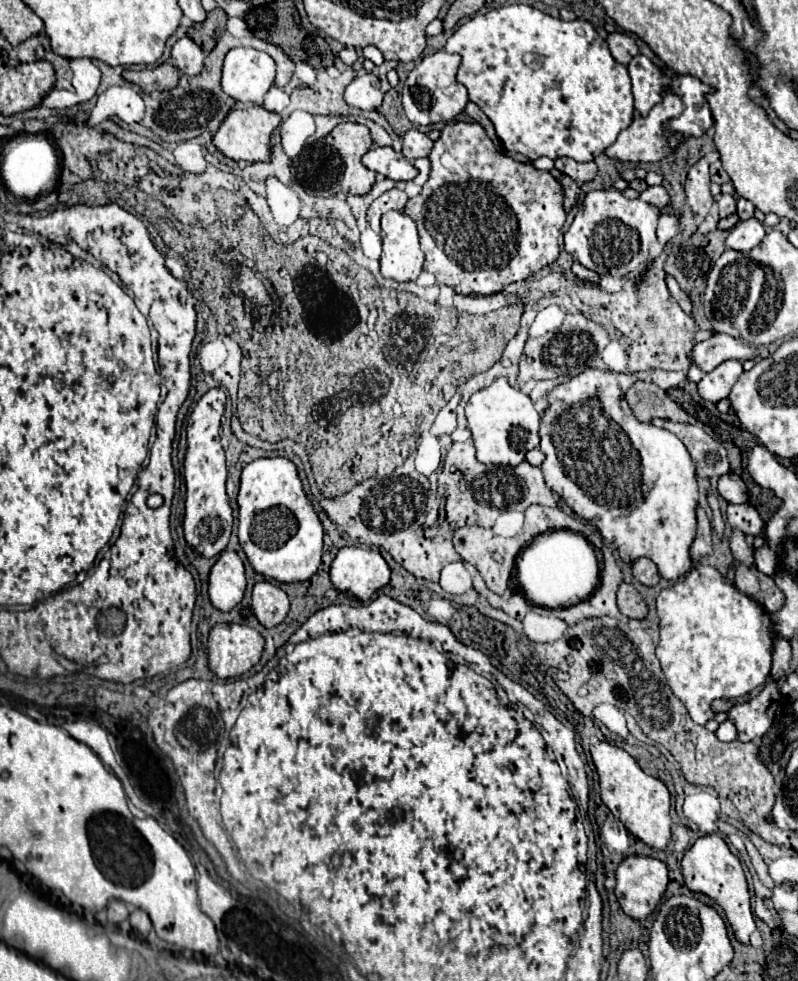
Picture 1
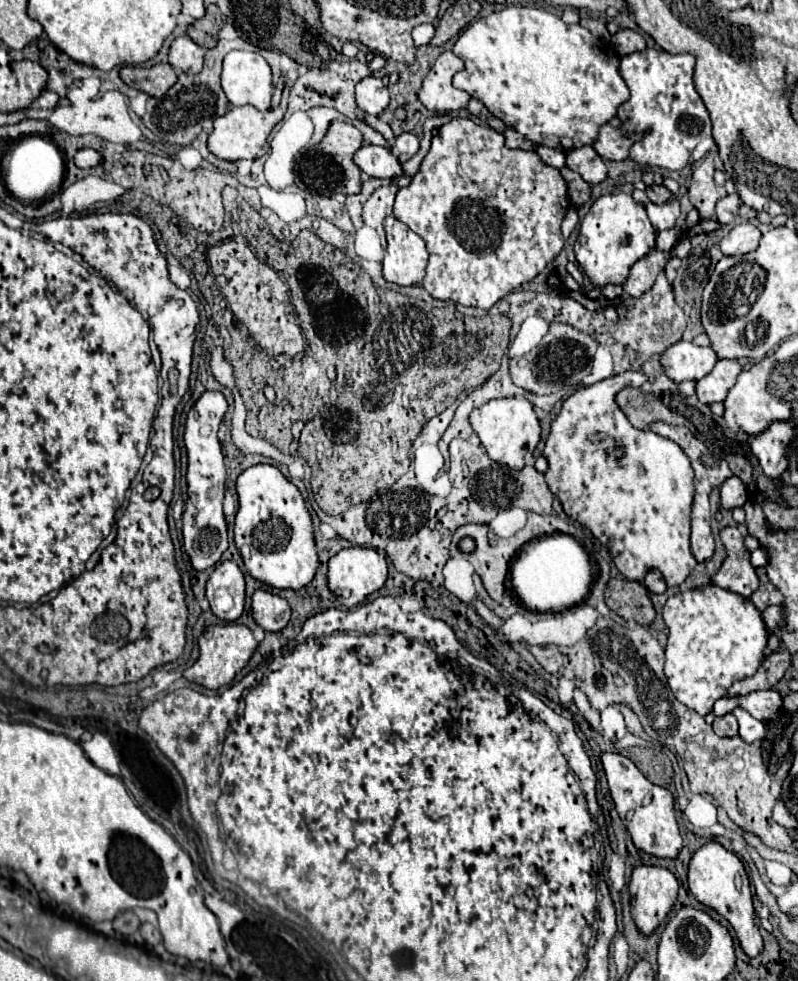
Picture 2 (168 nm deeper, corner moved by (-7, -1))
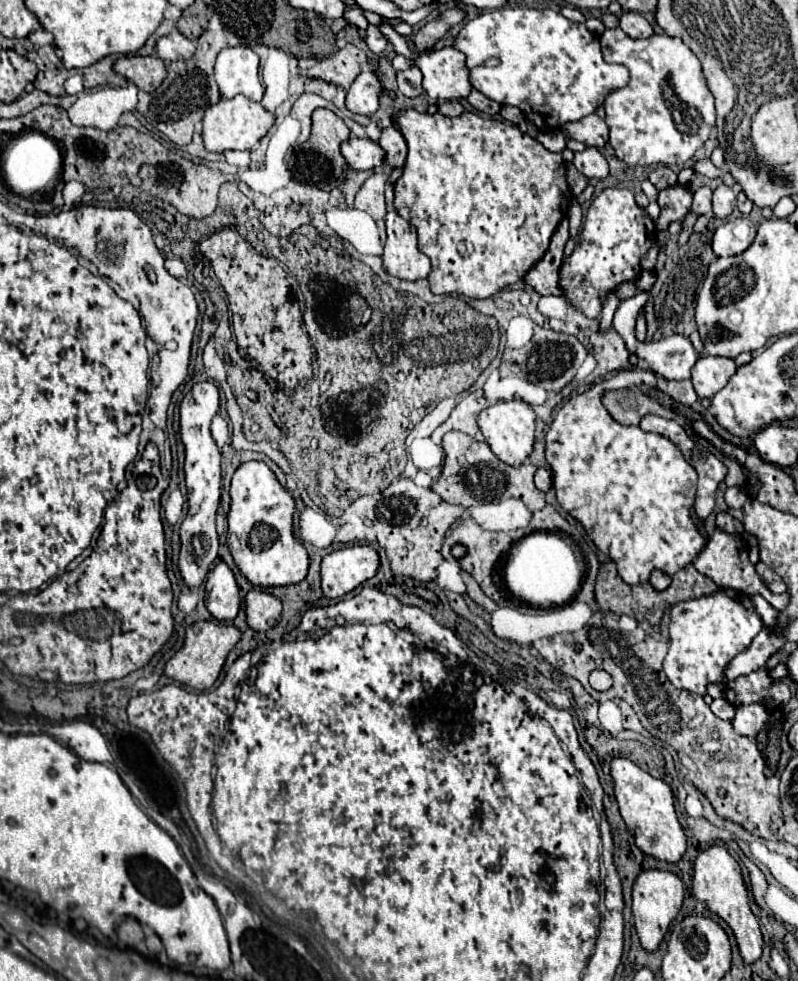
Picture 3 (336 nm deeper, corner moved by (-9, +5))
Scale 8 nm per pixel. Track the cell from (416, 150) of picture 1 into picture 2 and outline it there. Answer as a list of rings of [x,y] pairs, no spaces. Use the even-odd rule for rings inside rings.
[[[401,133],[395,137],[395,143],[389,147],[389,151],[401,161],[409,161],[417,151],[419,151],[419,139],[413,133]]]

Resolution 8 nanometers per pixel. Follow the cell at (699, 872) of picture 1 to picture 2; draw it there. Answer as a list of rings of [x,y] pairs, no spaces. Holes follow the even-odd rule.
[[[711,841],[703,845],[699,851],[695,851],[691,863],[689,863],[689,891],[695,895],[699,903],[703,903],[709,909],[715,909],[721,917],[729,921],[729,925],[735,929],[739,945],[745,955],[757,957],[763,949],[763,939],[759,933],[759,927],[755,923],[755,909],[753,909],[753,897],[749,879],[745,873],[745,867],[741,859],[727,851],[723,845]]]

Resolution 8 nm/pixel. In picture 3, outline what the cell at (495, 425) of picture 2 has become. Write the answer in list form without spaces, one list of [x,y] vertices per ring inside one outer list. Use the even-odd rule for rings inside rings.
[[[521,399],[511,401],[499,401],[487,409],[483,409],[477,417],[477,425],[481,433],[485,435],[485,443],[491,447],[491,451],[507,465],[519,467],[531,453],[535,443],[535,413],[529,403]]]

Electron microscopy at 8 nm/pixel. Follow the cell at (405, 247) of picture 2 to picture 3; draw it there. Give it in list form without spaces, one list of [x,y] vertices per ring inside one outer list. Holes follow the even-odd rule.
[[[393,207],[385,215],[387,243],[383,253],[383,269],[399,279],[417,281],[431,273],[431,261],[417,247],[417,229],[405,221]]]

